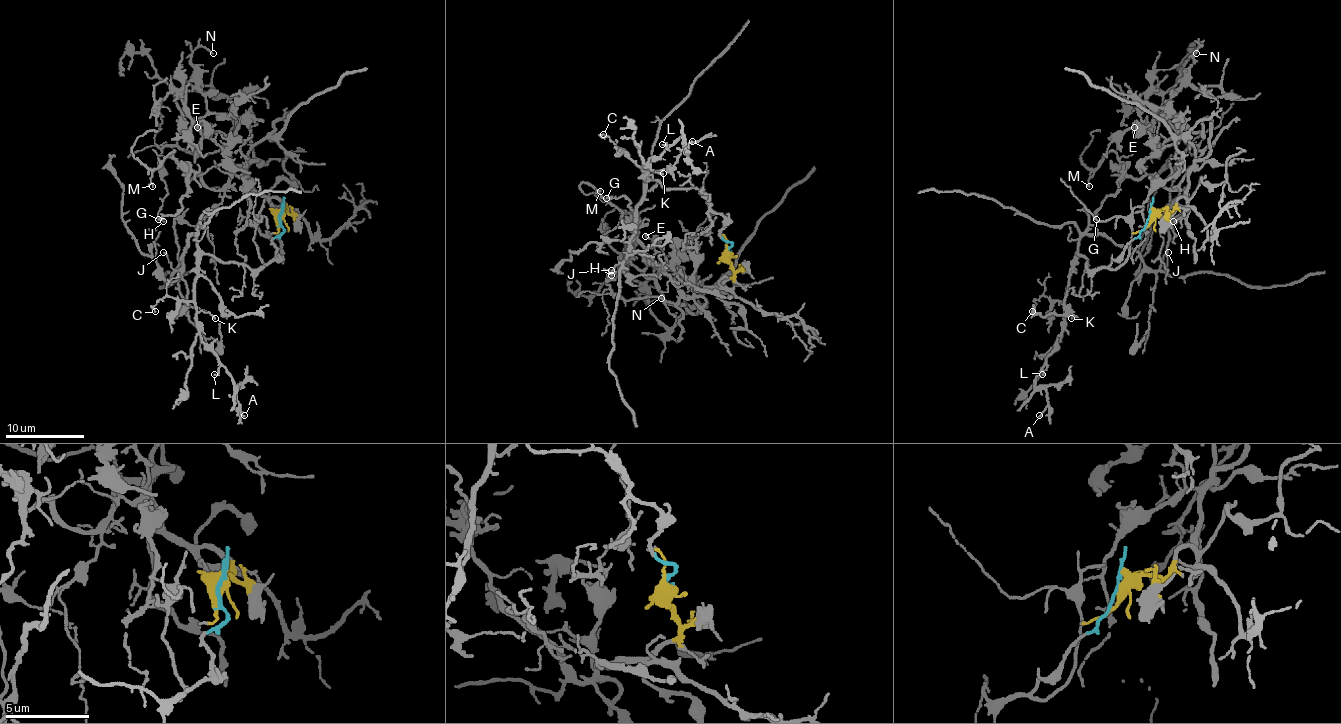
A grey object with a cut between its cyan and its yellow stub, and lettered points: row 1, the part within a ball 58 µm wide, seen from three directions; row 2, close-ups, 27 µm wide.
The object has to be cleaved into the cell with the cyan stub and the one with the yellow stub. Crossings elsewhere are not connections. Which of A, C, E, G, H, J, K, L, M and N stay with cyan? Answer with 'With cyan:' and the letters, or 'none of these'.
With cyan: A, C, J, K, L

